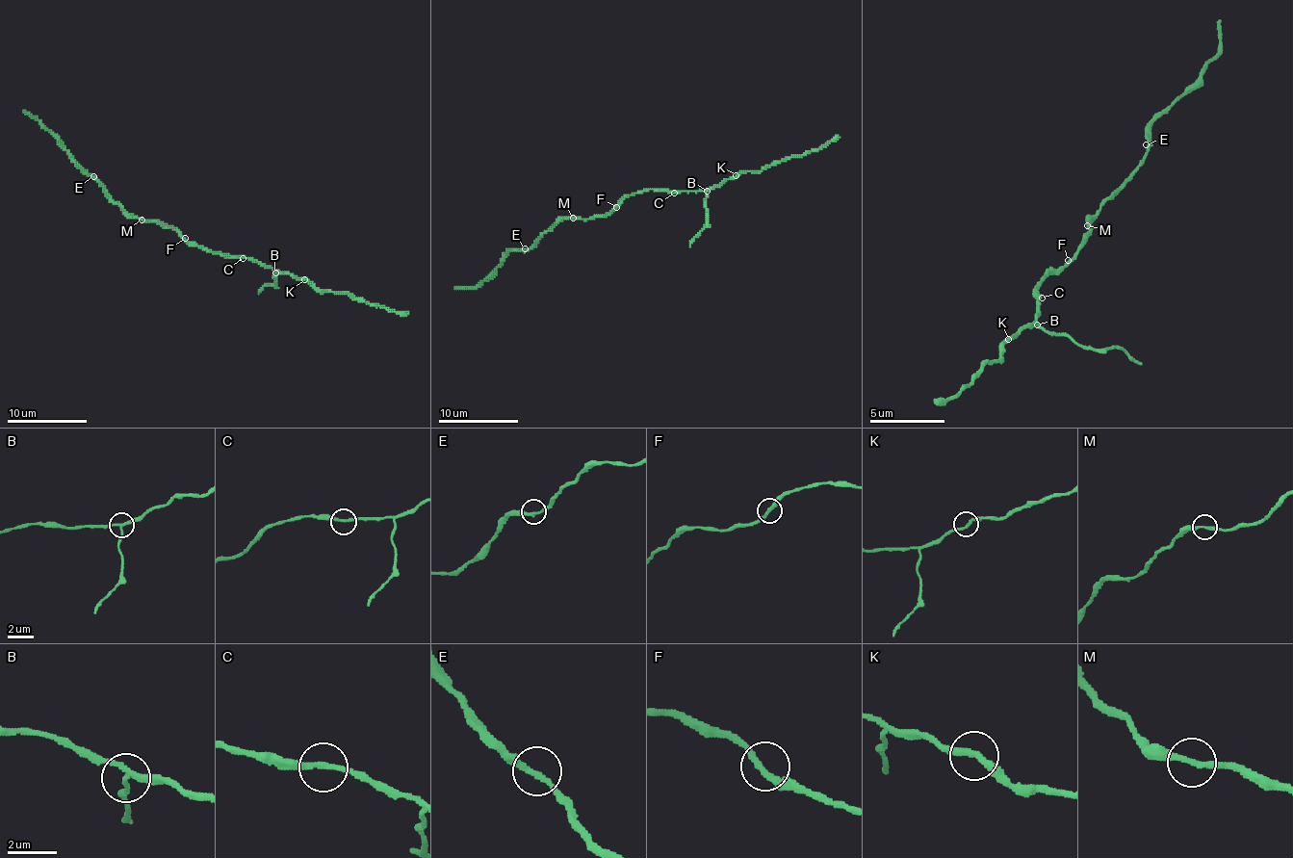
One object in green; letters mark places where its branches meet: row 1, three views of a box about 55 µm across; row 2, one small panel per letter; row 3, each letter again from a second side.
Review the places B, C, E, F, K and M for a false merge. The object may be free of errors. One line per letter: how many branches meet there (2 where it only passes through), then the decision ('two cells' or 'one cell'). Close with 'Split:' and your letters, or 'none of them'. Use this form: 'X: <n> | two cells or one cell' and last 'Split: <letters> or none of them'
B: 3 | two cells
C: 2 | one cell
E: 2 | one cell
F: 2 | one cell
K: 2 | one cell
M: 2 | one cell
Split: B

